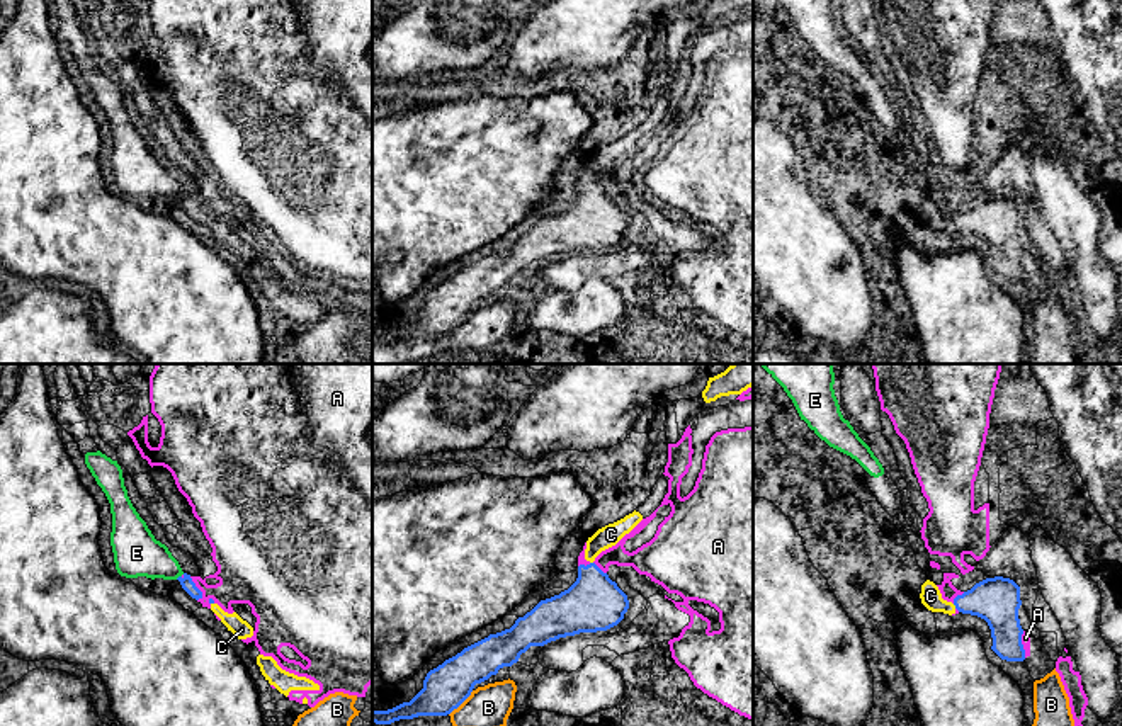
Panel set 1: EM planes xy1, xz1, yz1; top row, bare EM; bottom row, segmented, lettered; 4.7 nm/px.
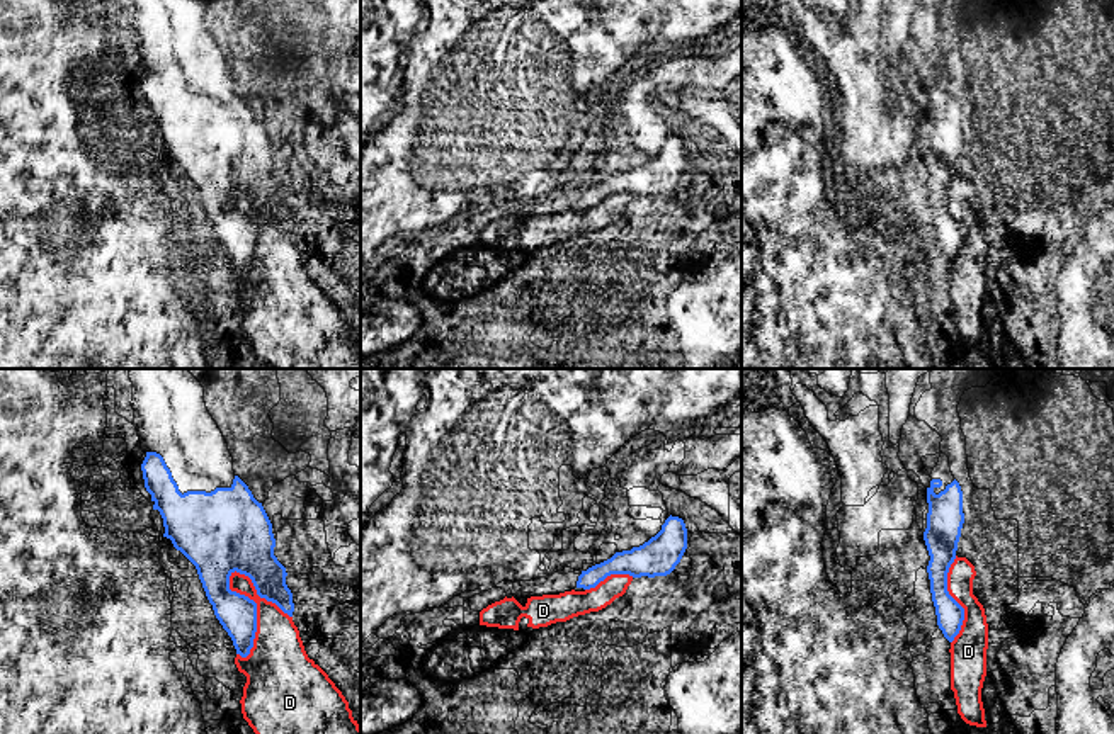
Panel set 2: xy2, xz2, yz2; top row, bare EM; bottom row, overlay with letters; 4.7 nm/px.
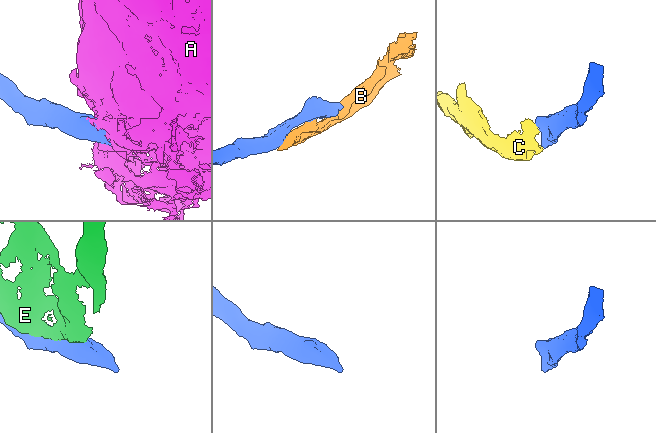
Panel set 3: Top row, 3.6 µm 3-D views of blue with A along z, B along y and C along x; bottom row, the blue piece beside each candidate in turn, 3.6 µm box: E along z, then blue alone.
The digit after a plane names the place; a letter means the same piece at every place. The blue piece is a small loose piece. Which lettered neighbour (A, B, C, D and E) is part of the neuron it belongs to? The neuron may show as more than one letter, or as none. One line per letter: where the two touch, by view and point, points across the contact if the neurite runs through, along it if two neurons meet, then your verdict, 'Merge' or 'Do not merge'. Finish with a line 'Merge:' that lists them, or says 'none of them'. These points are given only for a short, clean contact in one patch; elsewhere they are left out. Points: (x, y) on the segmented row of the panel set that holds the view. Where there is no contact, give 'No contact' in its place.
A: Touches blue at xy1 (198, 589). Do not merge
B: Touches blue at xz1 (461, 703). Do not merge
C: Touches blue at yz1 (954, 604). Path across: yz1 (997, 601), (954, 604), (940, 606), (930, 595). Merge
D: Touches blue at xy2 (255, 610). Do not merge
E: Touches blue at xy1 (179, 577). Do not merge
Merge: C

